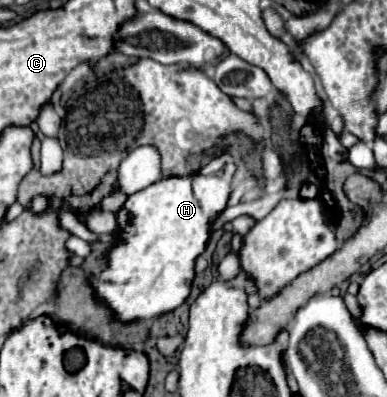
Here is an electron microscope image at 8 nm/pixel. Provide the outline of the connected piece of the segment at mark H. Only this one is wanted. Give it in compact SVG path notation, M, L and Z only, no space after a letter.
M221 154L189 178L163 178L127 198L117 214L123 242L109 252L109 266L91 278L95 296L105 300L121 322L149 320L185 302L195 276L195 258L209 240L209 222L229 200L233 174L231 156Z

